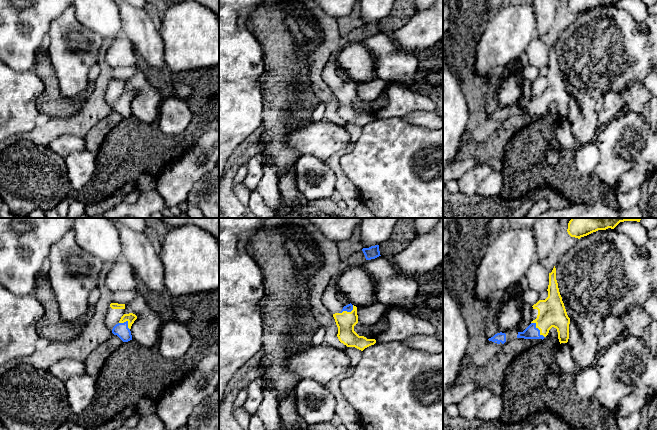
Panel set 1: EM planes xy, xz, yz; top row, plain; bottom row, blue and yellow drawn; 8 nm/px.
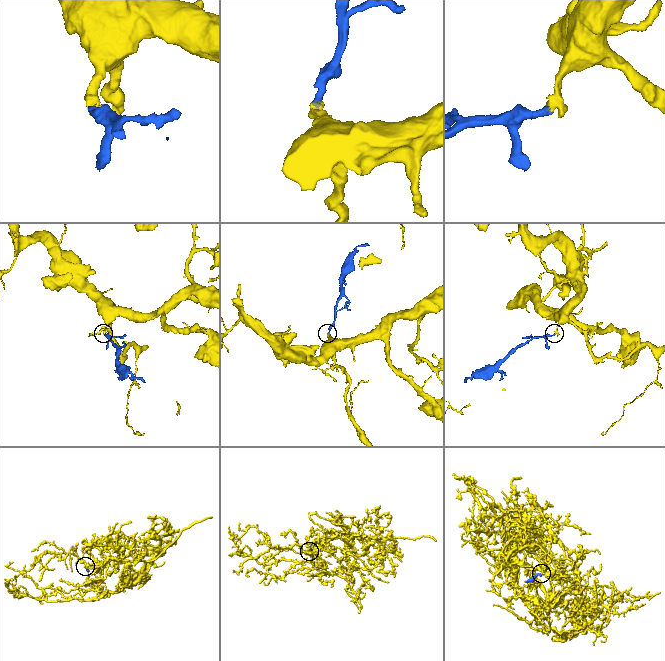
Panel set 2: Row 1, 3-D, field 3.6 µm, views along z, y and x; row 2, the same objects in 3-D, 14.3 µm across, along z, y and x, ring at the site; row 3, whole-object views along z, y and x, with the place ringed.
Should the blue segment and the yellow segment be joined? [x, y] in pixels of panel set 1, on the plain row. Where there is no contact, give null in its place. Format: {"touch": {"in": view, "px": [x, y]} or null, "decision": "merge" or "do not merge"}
{"touch": {"in": "yz", "px": [538, 105]}, "decision": "merge"}

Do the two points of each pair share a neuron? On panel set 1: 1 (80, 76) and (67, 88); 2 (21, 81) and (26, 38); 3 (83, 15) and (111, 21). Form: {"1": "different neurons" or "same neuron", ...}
{"1": "same neuron", "2": "different neurons", "3": "same neuron"}

